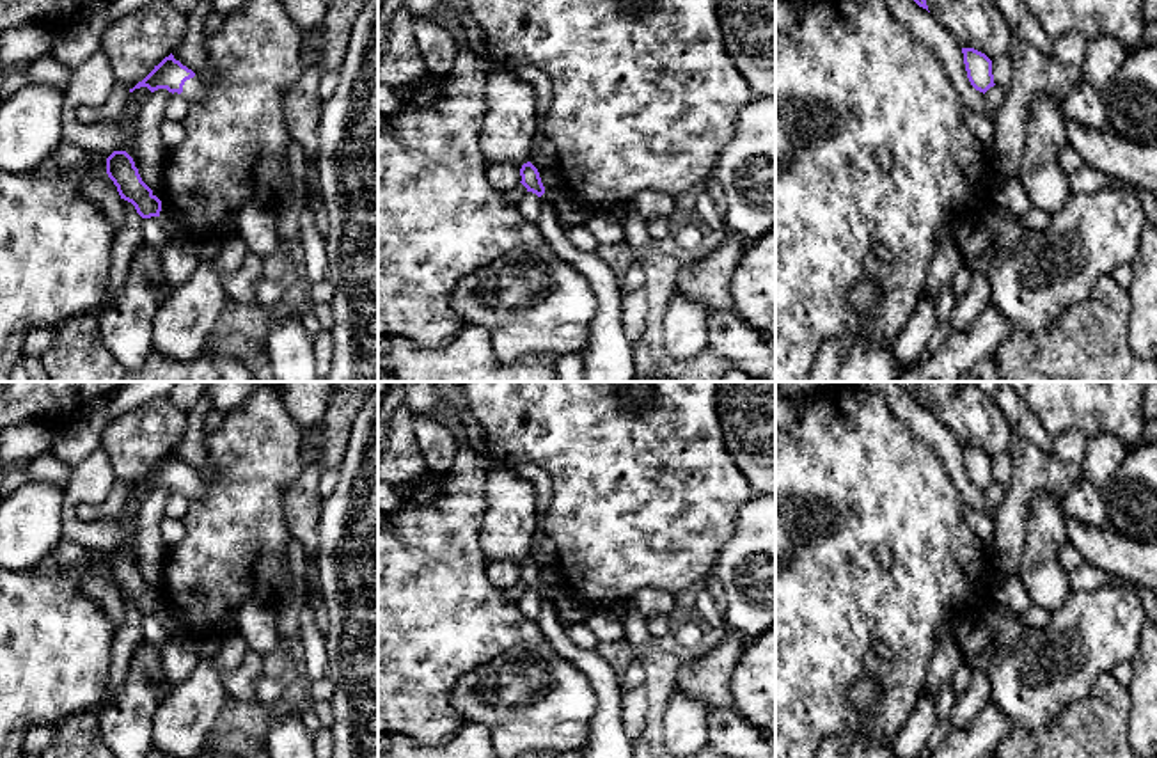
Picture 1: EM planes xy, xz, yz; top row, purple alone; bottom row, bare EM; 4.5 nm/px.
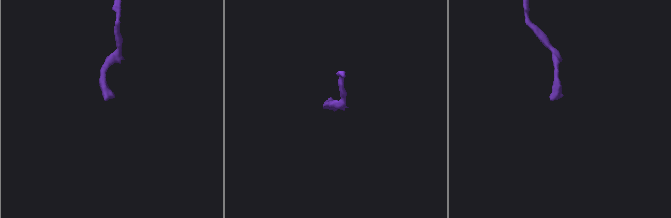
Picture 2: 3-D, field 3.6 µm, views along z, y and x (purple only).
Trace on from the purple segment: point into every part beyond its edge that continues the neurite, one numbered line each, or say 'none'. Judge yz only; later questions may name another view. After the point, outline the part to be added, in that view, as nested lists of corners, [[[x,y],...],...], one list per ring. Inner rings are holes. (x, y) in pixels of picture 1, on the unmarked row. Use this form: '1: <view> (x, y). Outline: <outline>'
none

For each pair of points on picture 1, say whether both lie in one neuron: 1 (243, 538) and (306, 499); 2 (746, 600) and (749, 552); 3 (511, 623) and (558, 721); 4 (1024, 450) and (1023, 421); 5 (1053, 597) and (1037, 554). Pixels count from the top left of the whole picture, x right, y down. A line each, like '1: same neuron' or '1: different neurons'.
1: different neurons
2: same neuron
3: different neurons
4: different neurons
5: same neuron

